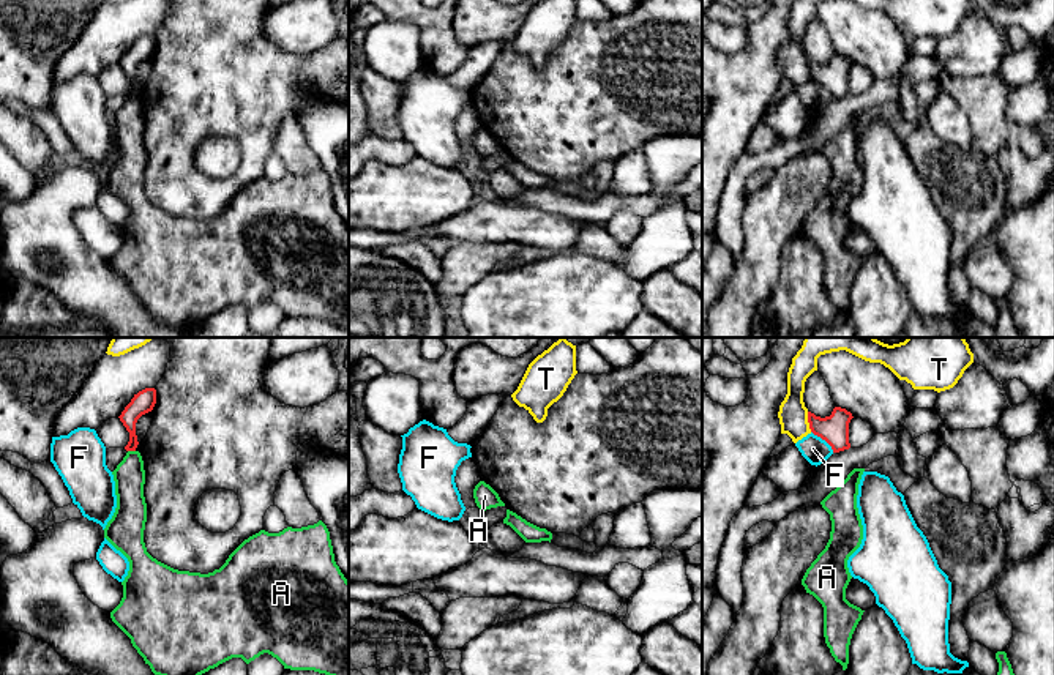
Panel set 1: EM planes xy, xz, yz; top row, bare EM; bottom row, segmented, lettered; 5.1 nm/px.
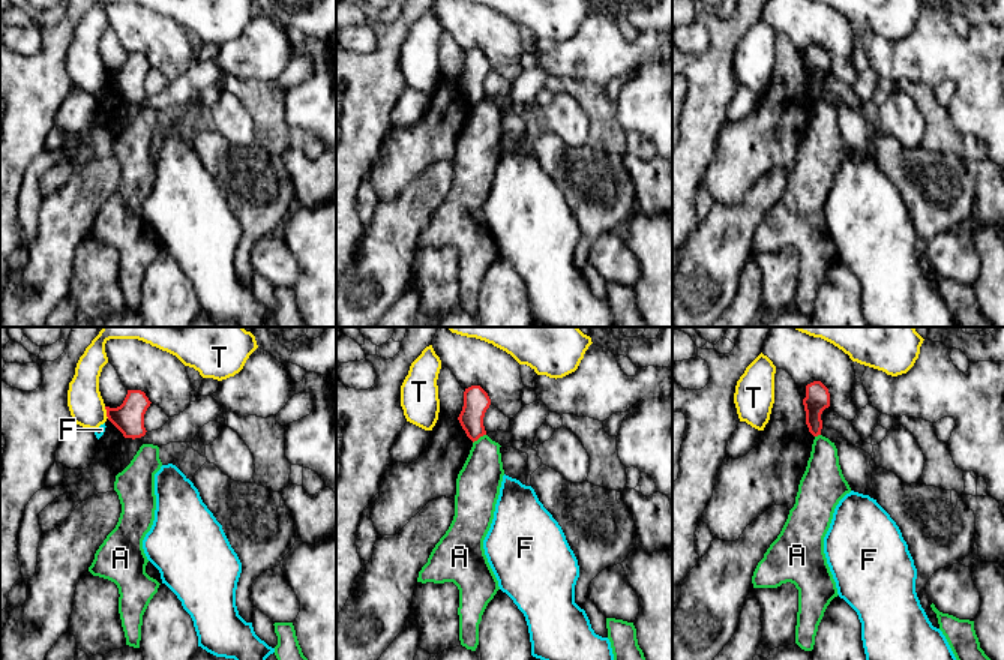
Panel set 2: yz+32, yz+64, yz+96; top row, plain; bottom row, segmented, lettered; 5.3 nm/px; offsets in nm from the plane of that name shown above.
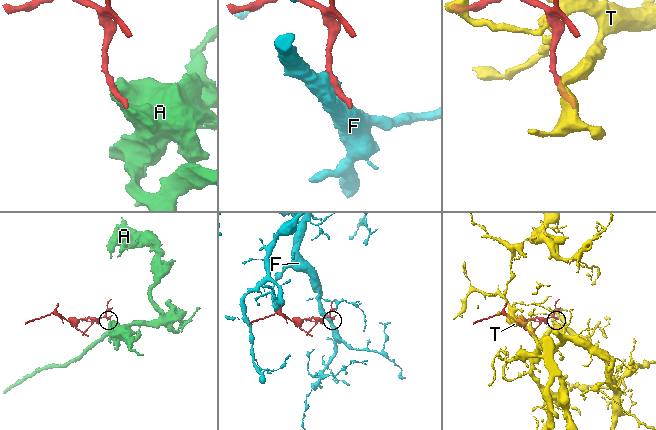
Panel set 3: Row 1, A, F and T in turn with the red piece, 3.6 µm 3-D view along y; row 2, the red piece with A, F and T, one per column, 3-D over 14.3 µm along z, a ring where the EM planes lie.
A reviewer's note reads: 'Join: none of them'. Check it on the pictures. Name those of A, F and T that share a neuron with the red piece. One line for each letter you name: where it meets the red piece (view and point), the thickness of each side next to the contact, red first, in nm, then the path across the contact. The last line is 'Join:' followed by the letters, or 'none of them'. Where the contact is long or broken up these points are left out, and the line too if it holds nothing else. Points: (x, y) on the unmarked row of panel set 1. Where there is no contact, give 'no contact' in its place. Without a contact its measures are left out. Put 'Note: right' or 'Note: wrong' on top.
Note: right
Join: none of them

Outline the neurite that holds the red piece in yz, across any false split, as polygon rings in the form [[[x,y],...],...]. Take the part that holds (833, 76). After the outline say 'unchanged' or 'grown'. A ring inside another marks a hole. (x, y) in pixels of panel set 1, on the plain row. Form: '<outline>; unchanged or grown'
[[[835,54],[830,63],[820,65],[808,58],[809,76],[814,82],[825,87],[833,99],[839,99],[850,95],[849,90],[849,69],[852,60],[846,55]]]; unchanged

